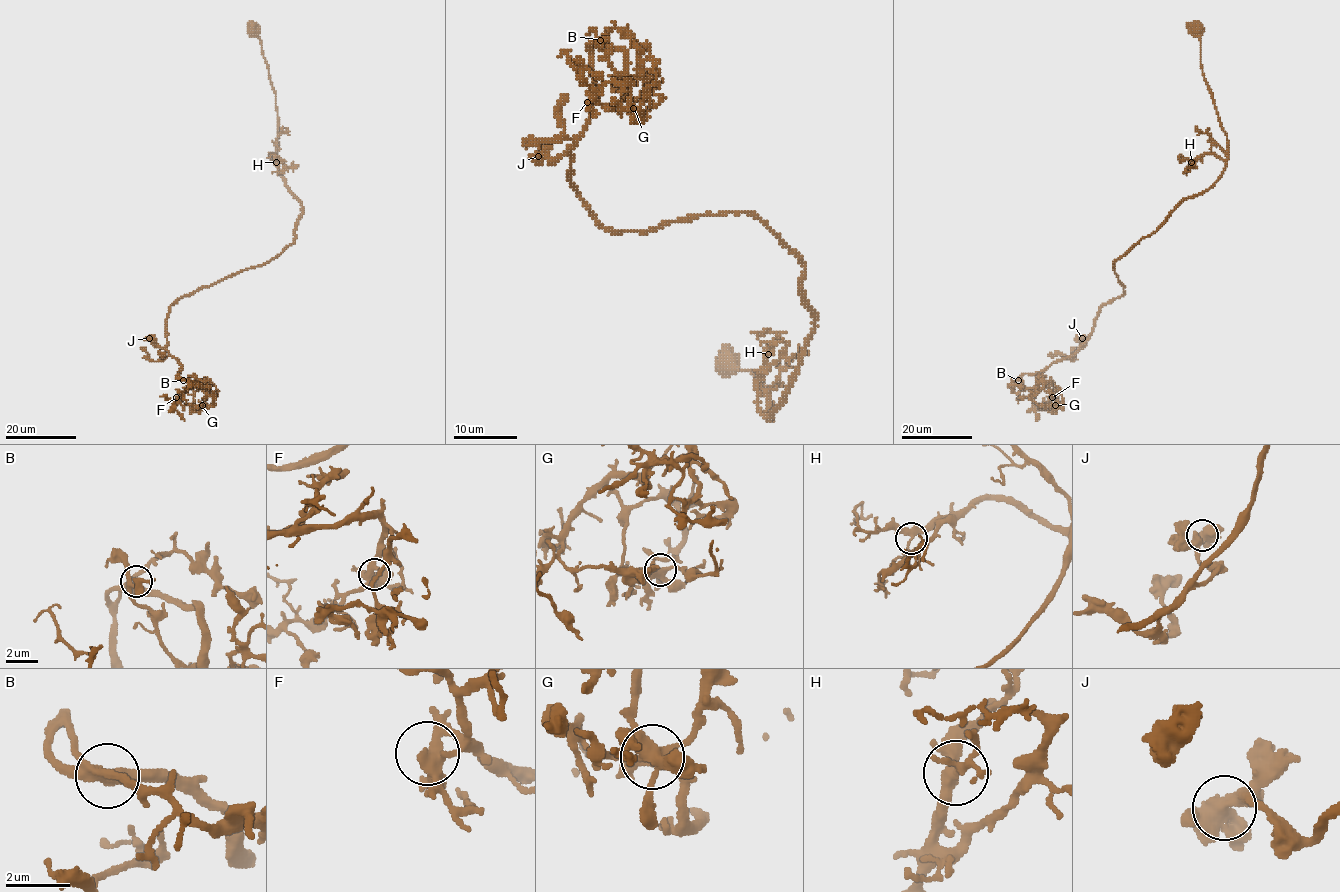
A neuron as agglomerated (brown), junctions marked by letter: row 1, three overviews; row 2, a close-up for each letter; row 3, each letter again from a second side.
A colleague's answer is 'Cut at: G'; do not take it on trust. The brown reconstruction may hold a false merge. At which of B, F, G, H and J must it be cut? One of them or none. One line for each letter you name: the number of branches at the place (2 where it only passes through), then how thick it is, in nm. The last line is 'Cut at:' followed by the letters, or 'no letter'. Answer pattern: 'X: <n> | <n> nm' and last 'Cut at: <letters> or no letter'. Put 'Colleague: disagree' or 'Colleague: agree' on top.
Colleague: agree
G: 8 | 380 nm
Cut at: G

